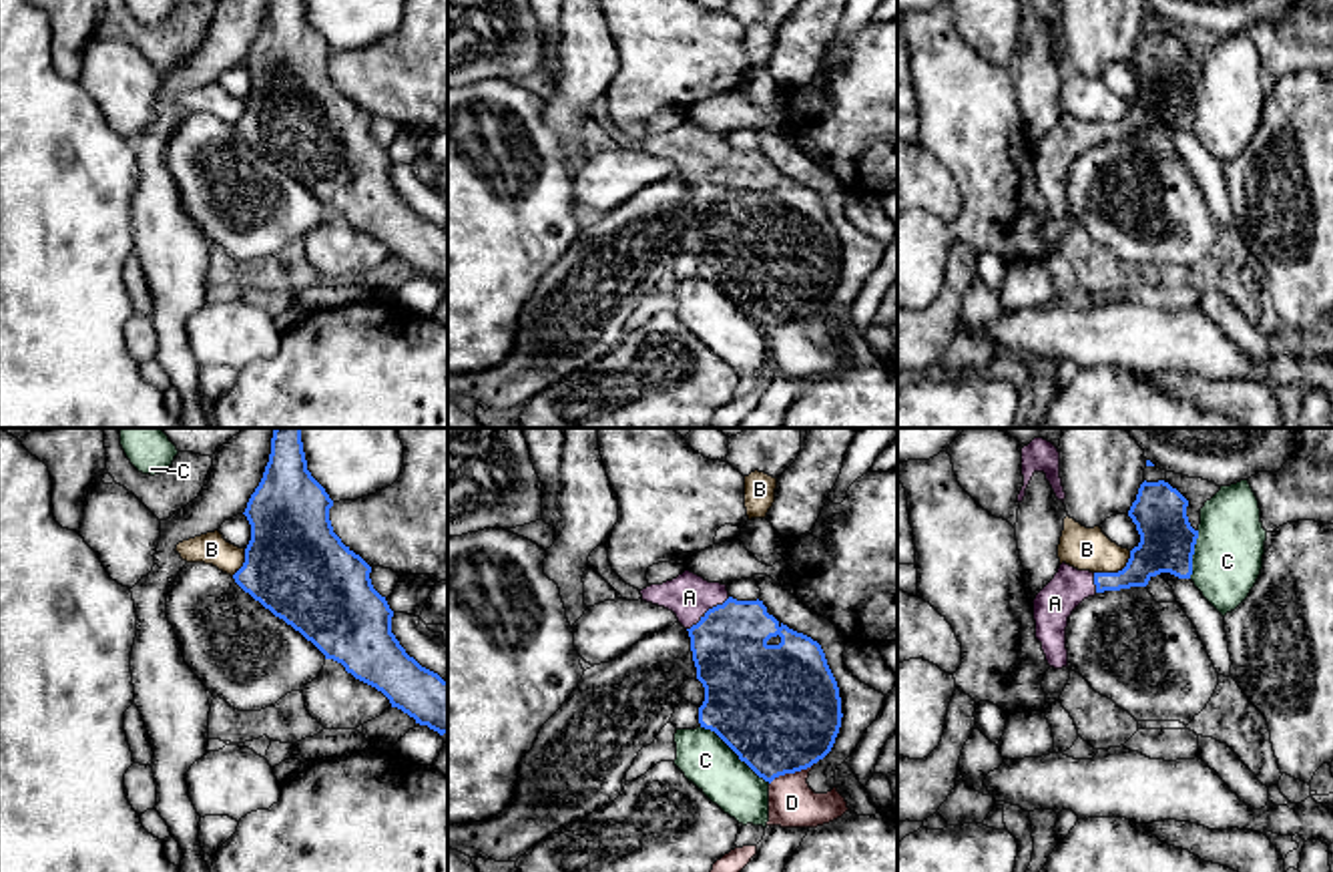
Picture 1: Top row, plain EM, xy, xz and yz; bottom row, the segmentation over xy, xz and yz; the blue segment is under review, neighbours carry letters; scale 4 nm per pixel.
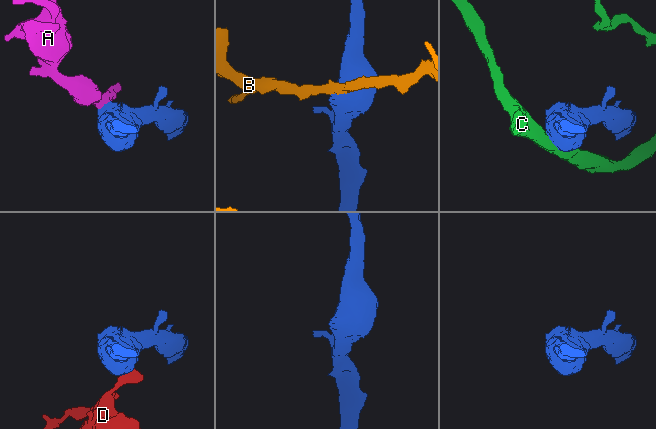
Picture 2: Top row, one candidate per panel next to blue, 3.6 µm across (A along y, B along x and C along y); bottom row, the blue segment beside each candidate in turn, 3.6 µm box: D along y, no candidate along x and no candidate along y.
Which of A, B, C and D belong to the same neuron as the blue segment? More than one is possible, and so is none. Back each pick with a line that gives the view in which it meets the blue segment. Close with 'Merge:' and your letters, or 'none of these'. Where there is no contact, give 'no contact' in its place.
A: contact in xz
Merge: A

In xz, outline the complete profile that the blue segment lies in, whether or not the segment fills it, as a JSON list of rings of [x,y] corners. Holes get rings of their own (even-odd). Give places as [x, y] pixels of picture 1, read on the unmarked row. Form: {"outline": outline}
{"outline": [[[685,121],[640,141],[673,161],[689,181],[697,229],[705,237],[699,273],[715,281],[759,328],[773,332],[823,309],[841,277],[841,247],[825,203],[811,187],[767,163],[763,151],[737,151],[727,135]]]}

